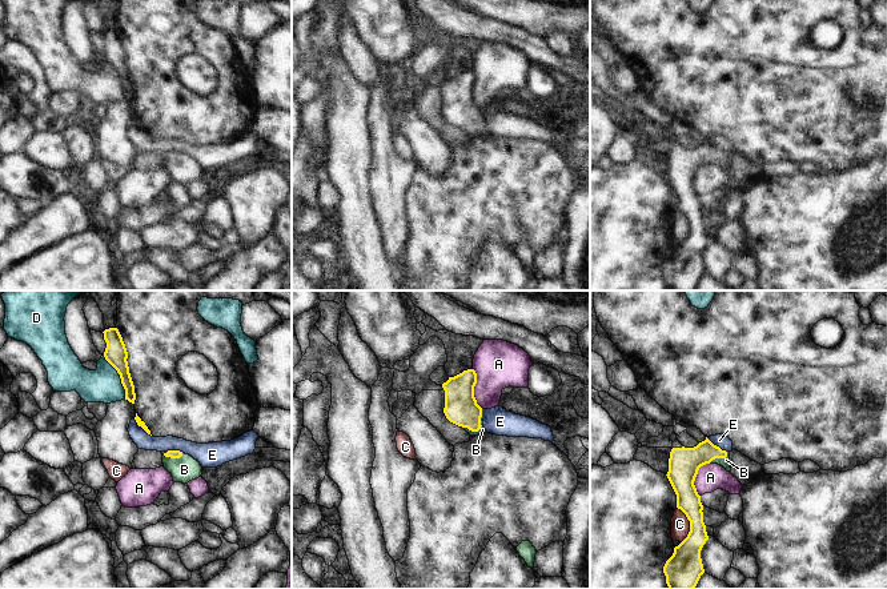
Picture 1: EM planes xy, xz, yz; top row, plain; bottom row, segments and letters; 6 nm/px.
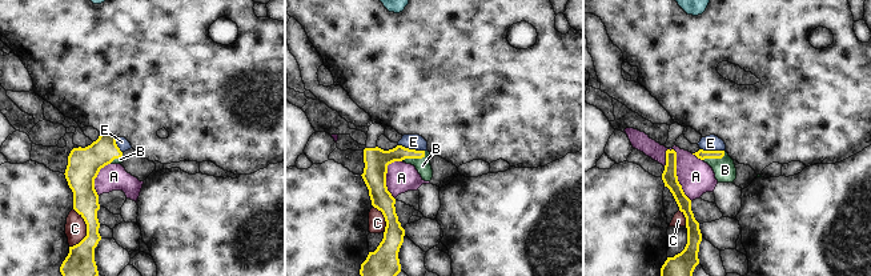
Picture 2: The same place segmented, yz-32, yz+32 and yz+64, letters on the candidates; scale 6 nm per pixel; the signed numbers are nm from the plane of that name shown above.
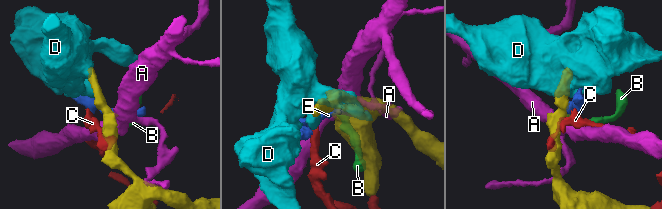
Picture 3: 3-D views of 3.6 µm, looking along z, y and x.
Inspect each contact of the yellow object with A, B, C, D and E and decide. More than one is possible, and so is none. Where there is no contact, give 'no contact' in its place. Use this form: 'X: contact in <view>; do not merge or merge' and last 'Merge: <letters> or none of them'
A: contact in xz; do not merge
B: contact in xz; merge
C: contact in yz; do not merge
D: contact in xy; do not merge
E: contact in xy; do not merge
Merge: B

